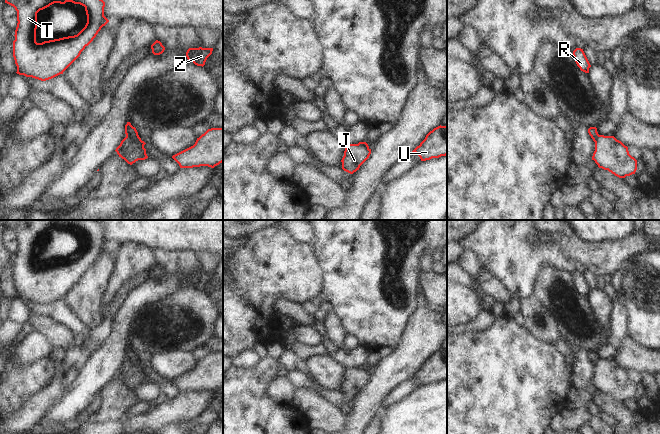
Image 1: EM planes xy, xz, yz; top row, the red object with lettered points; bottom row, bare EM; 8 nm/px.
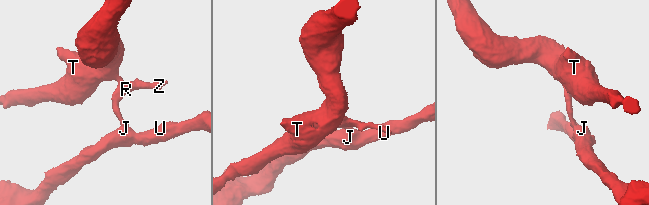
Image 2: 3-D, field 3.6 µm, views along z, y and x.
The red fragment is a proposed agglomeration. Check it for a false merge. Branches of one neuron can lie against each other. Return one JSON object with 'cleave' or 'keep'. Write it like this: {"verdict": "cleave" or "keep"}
{"verdict": "cleave"}

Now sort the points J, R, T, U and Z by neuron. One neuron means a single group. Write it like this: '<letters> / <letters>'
J U / R T Z

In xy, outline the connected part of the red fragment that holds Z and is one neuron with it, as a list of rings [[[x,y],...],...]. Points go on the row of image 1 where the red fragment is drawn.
[[[189,48],[186,52],[188,61],[197,66],[204,66],[207,58],[212,54],[213,48]]]

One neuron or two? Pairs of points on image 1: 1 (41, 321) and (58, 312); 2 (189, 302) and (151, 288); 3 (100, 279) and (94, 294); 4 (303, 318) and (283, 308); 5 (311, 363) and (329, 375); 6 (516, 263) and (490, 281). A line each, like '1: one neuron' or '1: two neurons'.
1: two neurons
2: two neurons
3: one neuron
4: one neuron
5: one neuron
6: two neurons

